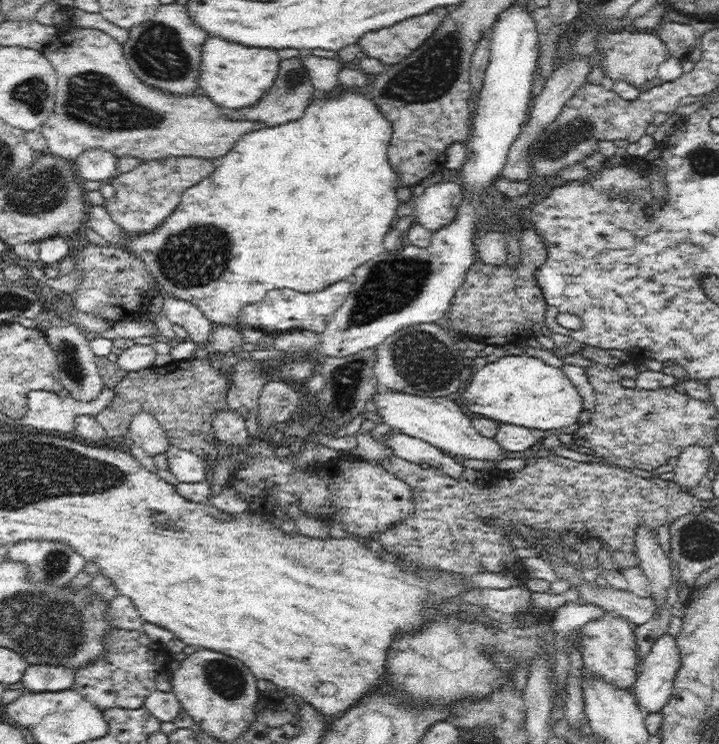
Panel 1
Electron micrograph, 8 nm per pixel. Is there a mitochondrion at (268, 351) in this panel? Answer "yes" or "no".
no

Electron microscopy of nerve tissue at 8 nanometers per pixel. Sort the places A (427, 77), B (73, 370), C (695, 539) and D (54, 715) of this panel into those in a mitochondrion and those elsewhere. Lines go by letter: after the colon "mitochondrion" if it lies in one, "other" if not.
A: mitochondrion
B: mitochondrion
C: mitochondrion
D: other

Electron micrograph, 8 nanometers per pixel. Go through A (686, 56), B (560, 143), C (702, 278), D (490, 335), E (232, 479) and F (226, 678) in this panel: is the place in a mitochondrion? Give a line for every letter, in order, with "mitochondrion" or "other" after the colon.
A: other
B: mitochondrion
C: other
D: other
E: other
F: mitochondrion

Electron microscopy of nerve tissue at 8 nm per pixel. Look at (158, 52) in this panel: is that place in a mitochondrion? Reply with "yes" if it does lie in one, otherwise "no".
yes

